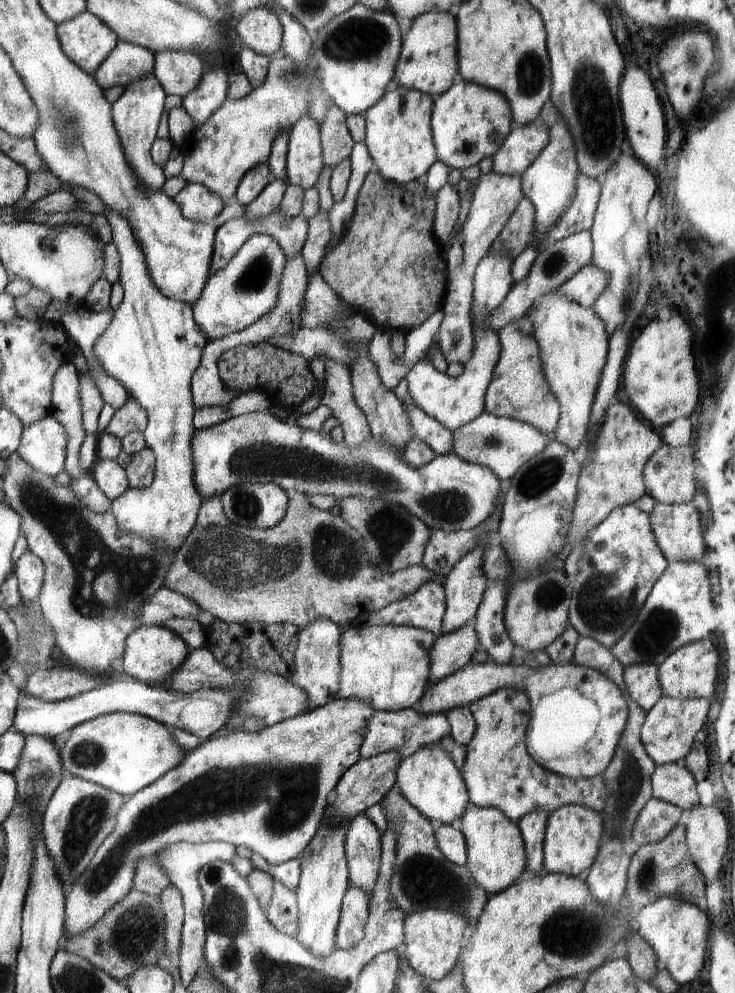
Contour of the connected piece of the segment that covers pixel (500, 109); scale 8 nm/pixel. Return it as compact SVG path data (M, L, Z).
M460 80L436 97L431 114L431 129L438 160L448 168L464 170L500 150L511 131L512 112L505 96L494 89Z

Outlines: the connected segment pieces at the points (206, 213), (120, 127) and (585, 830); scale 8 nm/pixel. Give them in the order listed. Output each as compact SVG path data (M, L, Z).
M187 183L173 200L184 218L199 223L214 220L225 207L220 196L212 194L206 186L198 183Z
M144 74L142 78L124 86L122 95L112 104L112 115L114 116L115 130L119 132L122 150L127 156L126 162L131 166L143 186L149 190L159 190L164 186L167 178L163 169L156 166L151 157L151 146L155 144L159 120L164 112L165 98L167 94L162 88L156 76Z
M566 805L553 810L546 823L543 840L544 871L577 877L594 864L601 848L602 819L594 810L582 805Z

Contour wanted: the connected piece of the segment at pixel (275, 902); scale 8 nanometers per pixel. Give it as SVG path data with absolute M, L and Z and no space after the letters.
M273 881L272 900L270 906L266 908L266 916L276 930L294 938L298 934L298 916L300 916L296 893L282 882Z

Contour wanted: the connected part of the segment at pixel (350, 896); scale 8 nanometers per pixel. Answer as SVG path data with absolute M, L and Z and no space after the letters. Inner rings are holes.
M349 886L344 895L340 920L336 928L336 948L350 950L364 938L368 918L368 898L356 886Z

